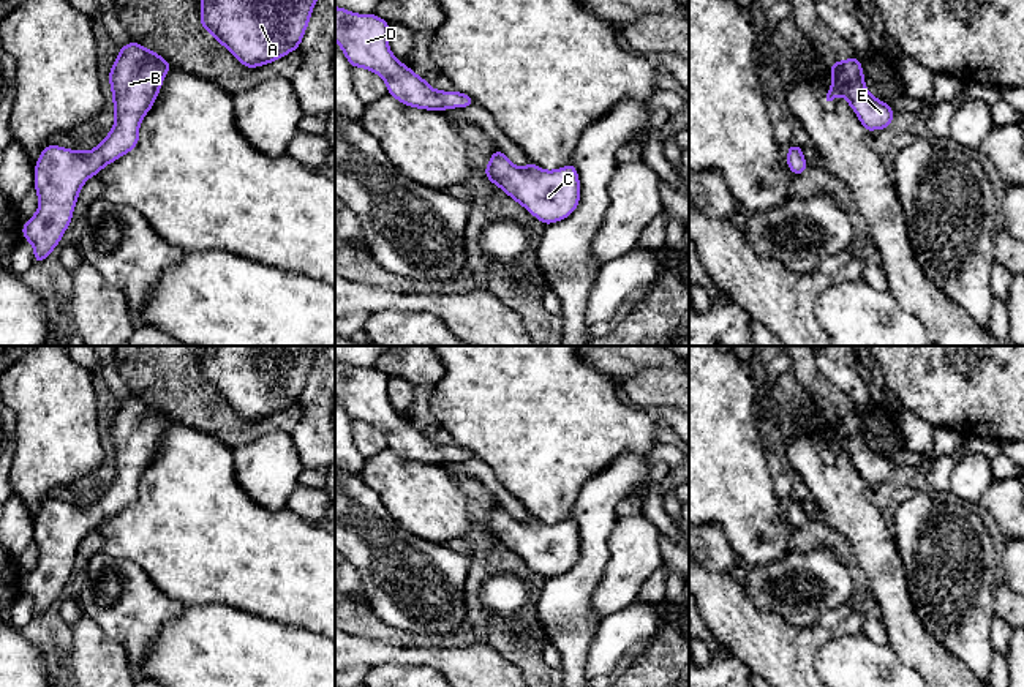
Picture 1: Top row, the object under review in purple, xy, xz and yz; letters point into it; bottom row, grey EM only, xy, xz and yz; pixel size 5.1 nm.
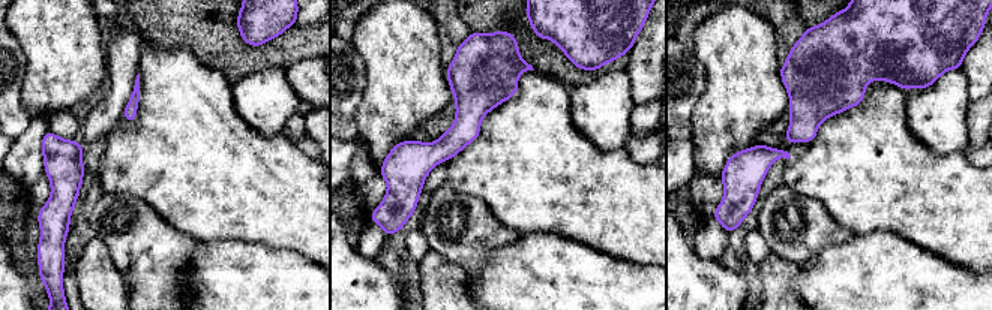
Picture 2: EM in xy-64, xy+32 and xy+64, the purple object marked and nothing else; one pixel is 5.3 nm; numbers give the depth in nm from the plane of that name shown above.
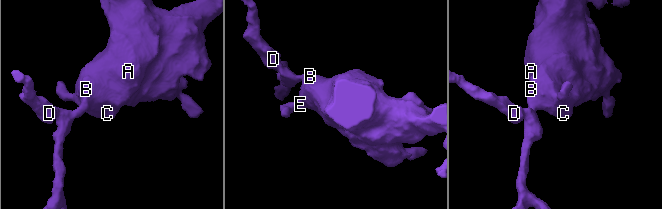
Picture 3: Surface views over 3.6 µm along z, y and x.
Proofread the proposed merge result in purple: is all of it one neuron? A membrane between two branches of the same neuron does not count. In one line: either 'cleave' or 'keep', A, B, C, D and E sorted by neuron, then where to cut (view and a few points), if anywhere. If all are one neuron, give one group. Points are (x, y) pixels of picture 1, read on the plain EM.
keep; A B C D E; no cut

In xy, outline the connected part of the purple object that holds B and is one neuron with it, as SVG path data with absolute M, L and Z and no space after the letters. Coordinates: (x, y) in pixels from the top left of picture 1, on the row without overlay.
M130 395L119 403L109 426L114 480L90 505L46 499L35 518L36 567L24 576L22 589L33 599L35 618L43 616L71 576L82 539L139 496L139 479L152 463L172 420L155 404Z

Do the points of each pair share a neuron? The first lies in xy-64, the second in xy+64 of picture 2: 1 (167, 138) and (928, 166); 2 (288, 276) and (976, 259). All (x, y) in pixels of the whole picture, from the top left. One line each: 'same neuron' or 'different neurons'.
1: same neuron
2: different neurons

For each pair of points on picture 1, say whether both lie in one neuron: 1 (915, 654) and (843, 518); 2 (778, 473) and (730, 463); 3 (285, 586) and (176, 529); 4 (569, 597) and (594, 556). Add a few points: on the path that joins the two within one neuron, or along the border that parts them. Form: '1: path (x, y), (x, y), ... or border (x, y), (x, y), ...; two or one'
1: path (901, 621), (895, 611), (885, 570), (876, 551); one
2: border (764, 447), (773, 491), (781, 499); two
3: path (258, 561), (203, 540); one
4: path (574, 588), (590, 566); one

